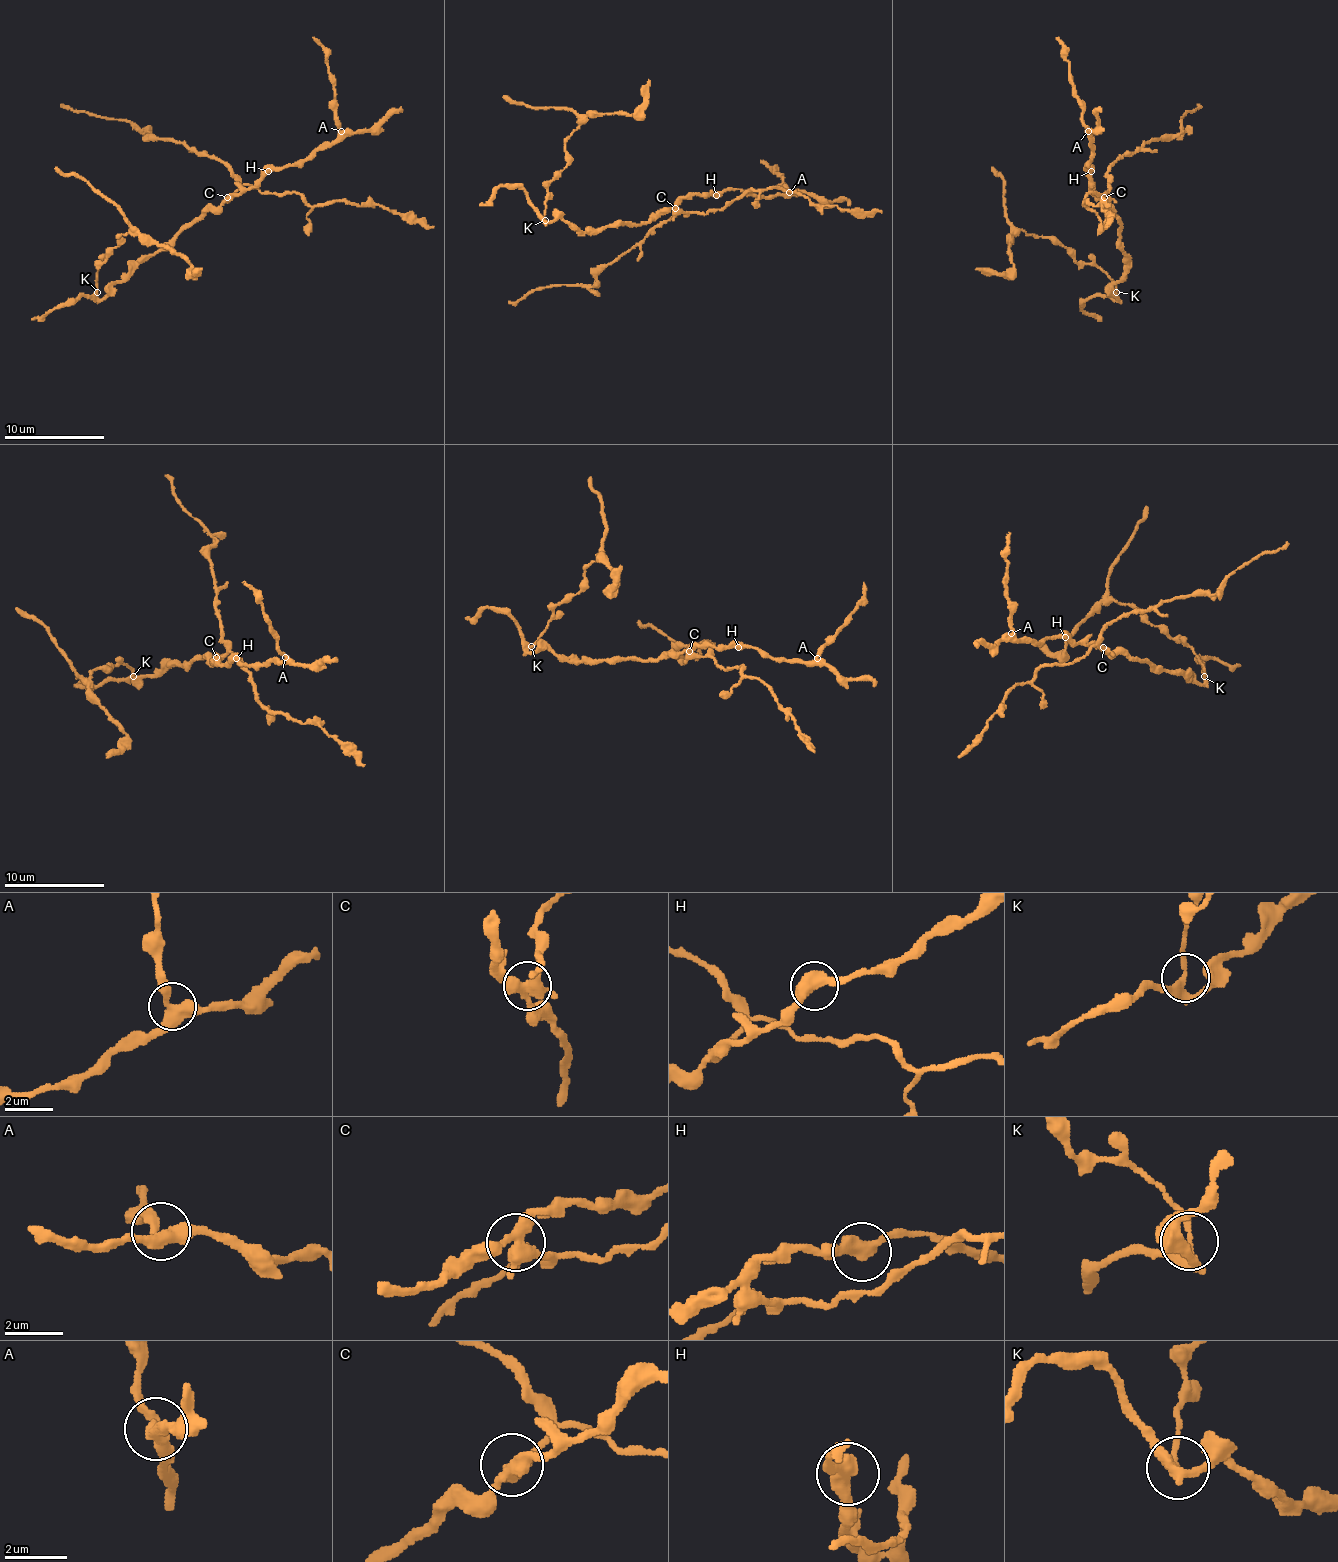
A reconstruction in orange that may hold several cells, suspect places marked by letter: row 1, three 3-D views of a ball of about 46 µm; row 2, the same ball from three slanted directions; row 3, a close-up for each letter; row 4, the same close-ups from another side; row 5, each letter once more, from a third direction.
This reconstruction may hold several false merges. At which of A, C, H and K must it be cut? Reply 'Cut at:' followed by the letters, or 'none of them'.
Cut at: C, K

